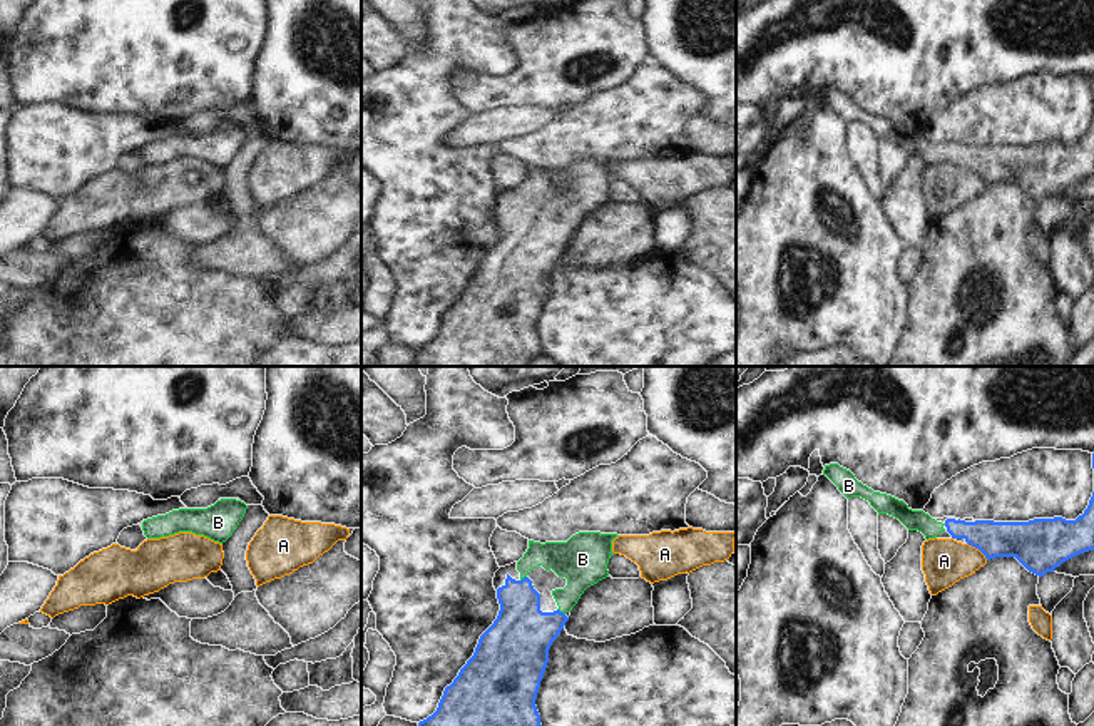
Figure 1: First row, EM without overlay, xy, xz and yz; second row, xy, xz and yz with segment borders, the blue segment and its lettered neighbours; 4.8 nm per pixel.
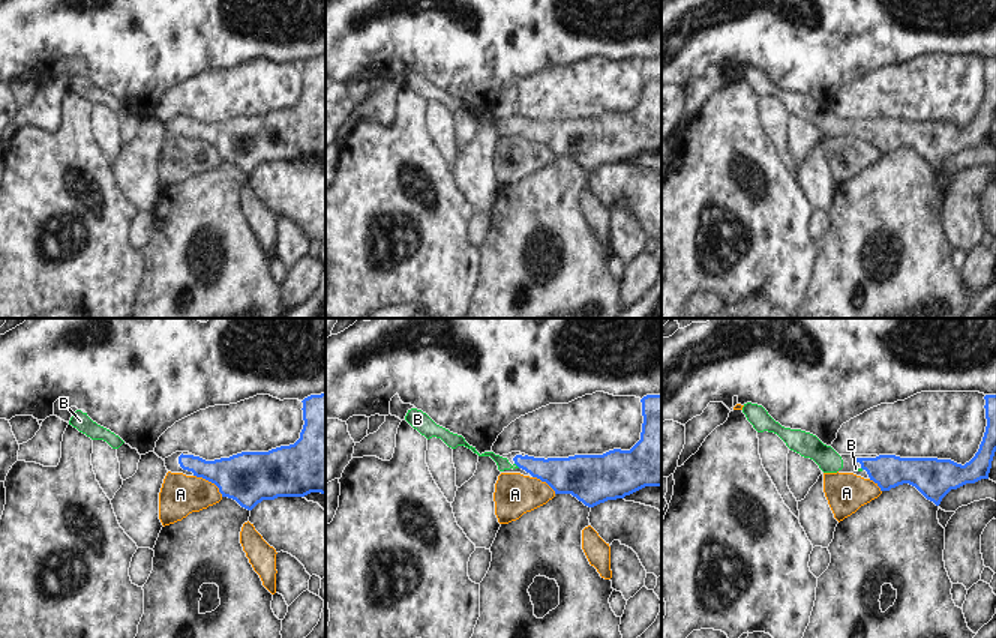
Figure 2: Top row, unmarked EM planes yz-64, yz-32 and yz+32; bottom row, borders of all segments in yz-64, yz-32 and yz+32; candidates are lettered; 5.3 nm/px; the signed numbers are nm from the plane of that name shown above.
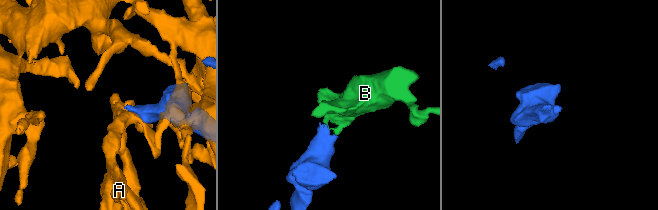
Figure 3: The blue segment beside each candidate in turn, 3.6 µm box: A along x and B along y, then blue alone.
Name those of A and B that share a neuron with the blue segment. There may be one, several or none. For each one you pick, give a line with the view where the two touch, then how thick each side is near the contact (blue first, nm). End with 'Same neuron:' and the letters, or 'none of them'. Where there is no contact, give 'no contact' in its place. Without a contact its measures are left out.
B: xz | 300/200 nm
Same neuron: B

